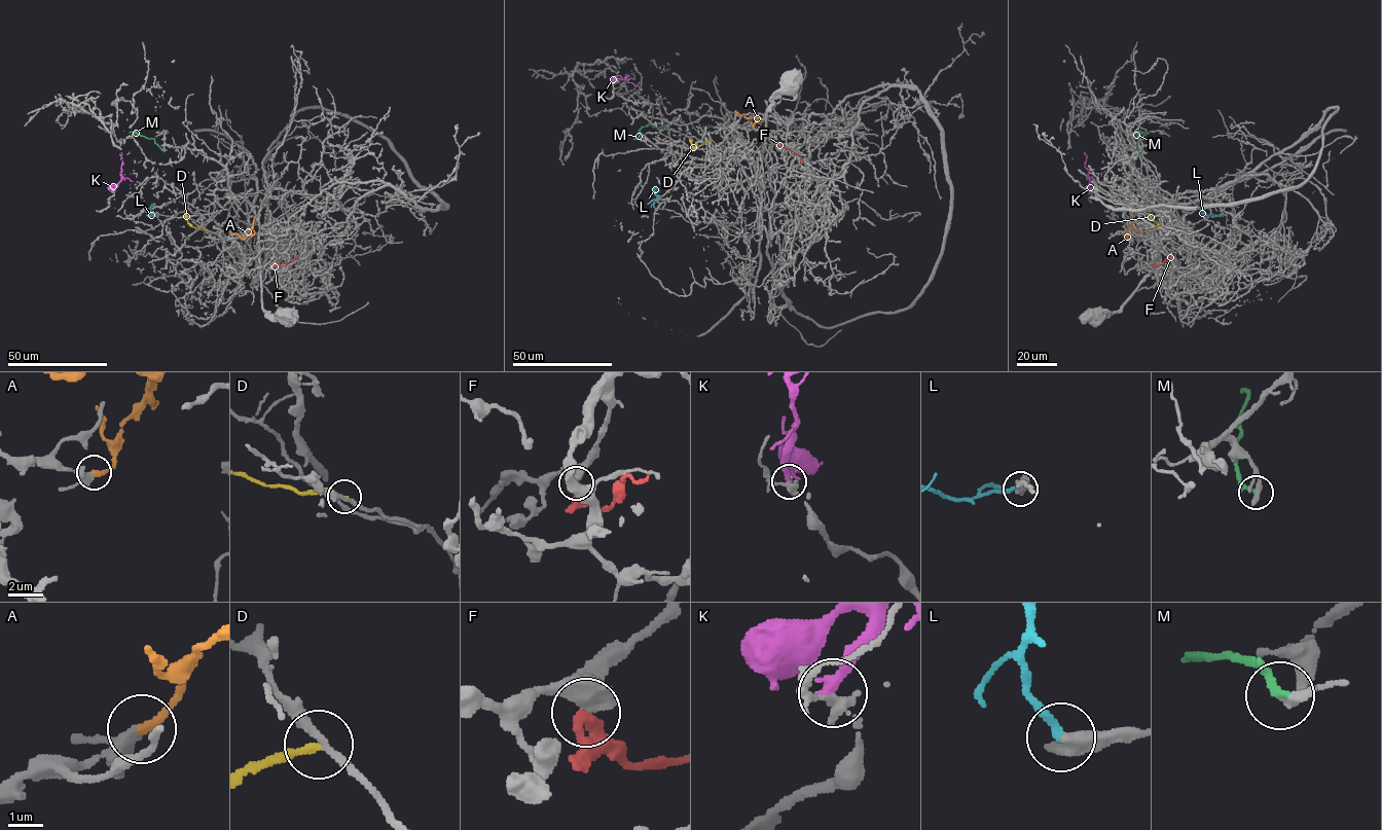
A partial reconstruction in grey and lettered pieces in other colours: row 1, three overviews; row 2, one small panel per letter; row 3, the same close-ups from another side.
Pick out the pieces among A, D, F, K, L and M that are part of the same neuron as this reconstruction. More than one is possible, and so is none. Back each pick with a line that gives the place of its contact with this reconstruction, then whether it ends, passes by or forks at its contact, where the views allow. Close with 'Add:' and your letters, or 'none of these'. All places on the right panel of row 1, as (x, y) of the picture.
A: meets grey at (1139, 233); it ends there
M: meets grey at (1139, 150); it ends there
Add: A, M

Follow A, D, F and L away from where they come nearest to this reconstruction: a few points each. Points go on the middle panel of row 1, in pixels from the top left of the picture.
A: (751, 129), (758, 117), (747, 117), (734, 111)
D: (712, 140), (694, 147), (689, 137)
F: (778, 144), (798, 154), (802, 163)
L: (655, 209), (654, 193), (658, 190)

